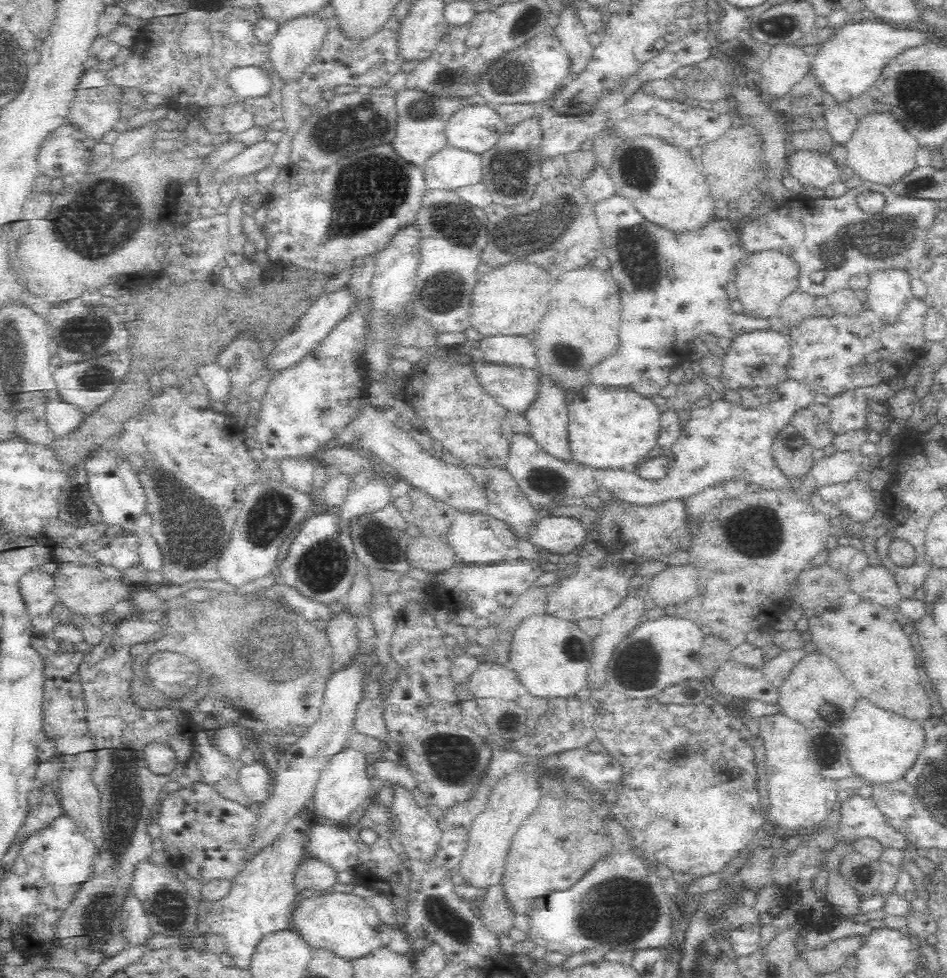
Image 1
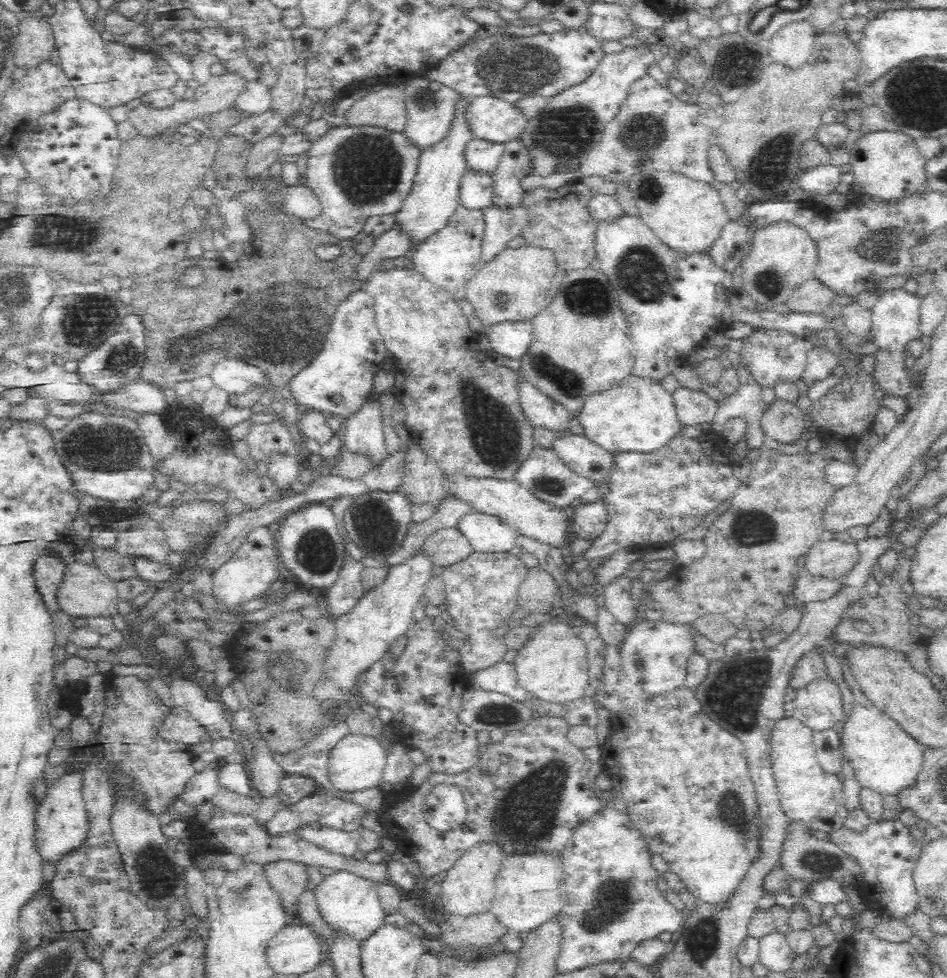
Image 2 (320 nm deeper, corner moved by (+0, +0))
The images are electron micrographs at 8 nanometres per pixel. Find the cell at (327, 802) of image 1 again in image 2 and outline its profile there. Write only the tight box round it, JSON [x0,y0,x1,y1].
[326,735,387,793]

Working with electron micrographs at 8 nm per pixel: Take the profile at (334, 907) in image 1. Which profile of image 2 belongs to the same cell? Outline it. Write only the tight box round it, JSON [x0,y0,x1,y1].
[314,871,387,943]

